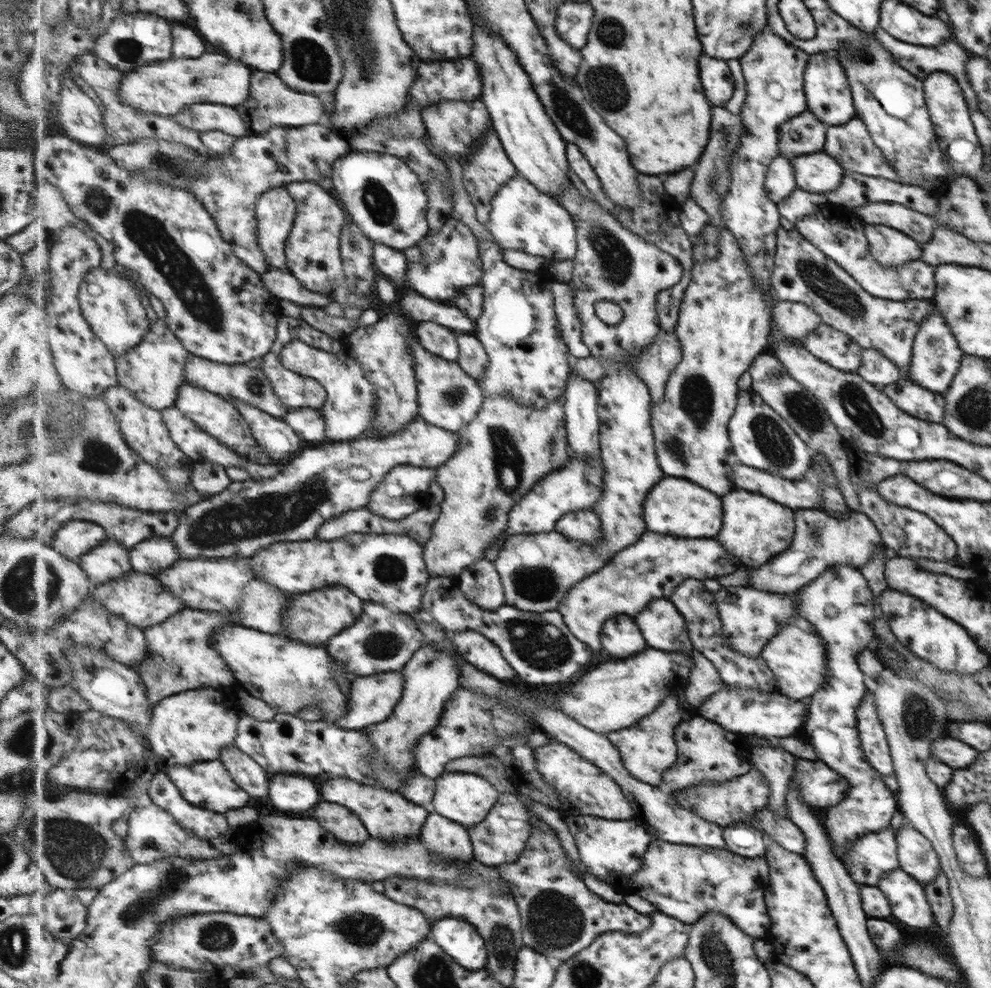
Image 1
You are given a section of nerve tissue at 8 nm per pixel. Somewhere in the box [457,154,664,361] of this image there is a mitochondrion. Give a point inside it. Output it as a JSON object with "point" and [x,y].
{"point":[615,262]}

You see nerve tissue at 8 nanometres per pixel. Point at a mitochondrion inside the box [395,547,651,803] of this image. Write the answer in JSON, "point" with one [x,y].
{"point":[538,643]}

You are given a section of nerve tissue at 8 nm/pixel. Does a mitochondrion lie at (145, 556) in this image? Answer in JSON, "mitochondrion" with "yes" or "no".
{"mitochondrion":"no"}

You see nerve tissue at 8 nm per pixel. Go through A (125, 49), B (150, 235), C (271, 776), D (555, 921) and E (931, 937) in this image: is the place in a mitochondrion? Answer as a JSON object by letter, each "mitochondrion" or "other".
{"A":"mitochondrion","B":"mitochondrion","C":"other","D":"mitochondrion","E":"other"}

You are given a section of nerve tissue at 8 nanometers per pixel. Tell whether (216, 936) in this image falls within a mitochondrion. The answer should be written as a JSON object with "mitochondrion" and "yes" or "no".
{"mitochondrion":"yes"}

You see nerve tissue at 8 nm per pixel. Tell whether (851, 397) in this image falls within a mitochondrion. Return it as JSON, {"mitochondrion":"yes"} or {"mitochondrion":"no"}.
{"mitochondrion":"yes"}

